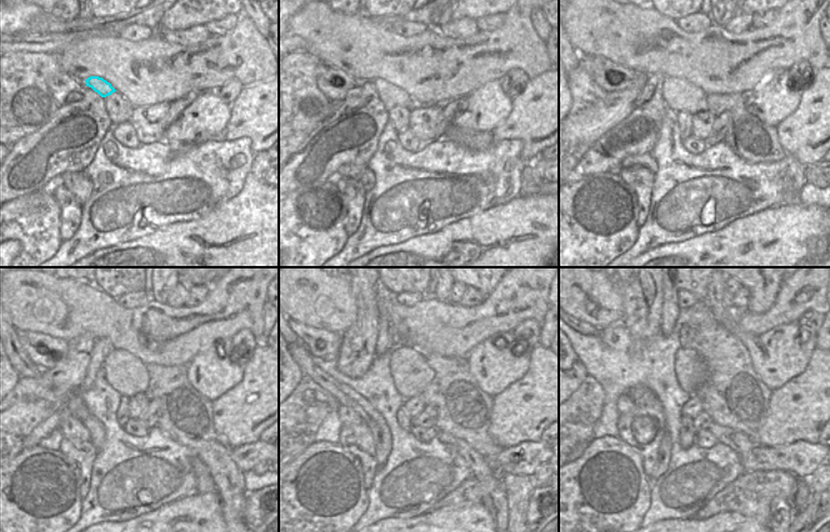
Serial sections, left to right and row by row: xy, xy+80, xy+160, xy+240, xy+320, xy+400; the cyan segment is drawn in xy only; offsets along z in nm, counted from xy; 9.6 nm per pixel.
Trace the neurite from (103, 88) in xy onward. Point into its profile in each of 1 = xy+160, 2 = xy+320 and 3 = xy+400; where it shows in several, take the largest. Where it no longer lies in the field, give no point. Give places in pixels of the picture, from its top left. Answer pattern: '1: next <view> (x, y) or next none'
1: next xy+160 (679, 94)
2: next xy+320 (411, 374)
3: next xy+400 (691, 371)

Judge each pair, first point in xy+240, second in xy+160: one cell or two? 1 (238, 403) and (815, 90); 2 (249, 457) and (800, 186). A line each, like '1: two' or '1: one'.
1: one
2: two

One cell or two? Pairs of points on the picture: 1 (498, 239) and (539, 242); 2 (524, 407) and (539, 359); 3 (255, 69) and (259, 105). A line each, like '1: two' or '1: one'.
1: one
2: one
3: two

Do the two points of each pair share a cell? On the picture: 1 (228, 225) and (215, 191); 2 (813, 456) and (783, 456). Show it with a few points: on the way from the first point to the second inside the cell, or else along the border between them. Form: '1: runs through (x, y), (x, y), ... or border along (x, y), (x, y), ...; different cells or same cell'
1: border along (243, 185), (234, 196), (195, 220); different cells
2: runs through (805, 456), (790, 456); same cell

